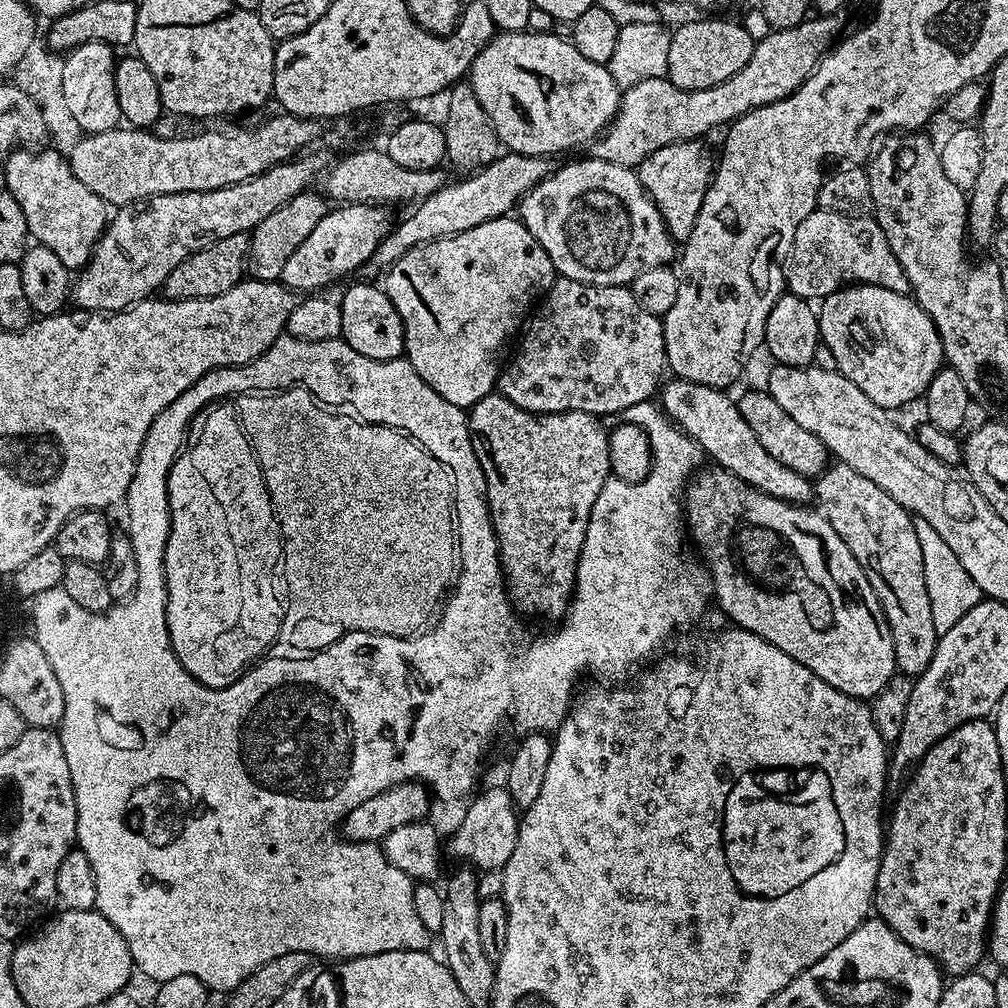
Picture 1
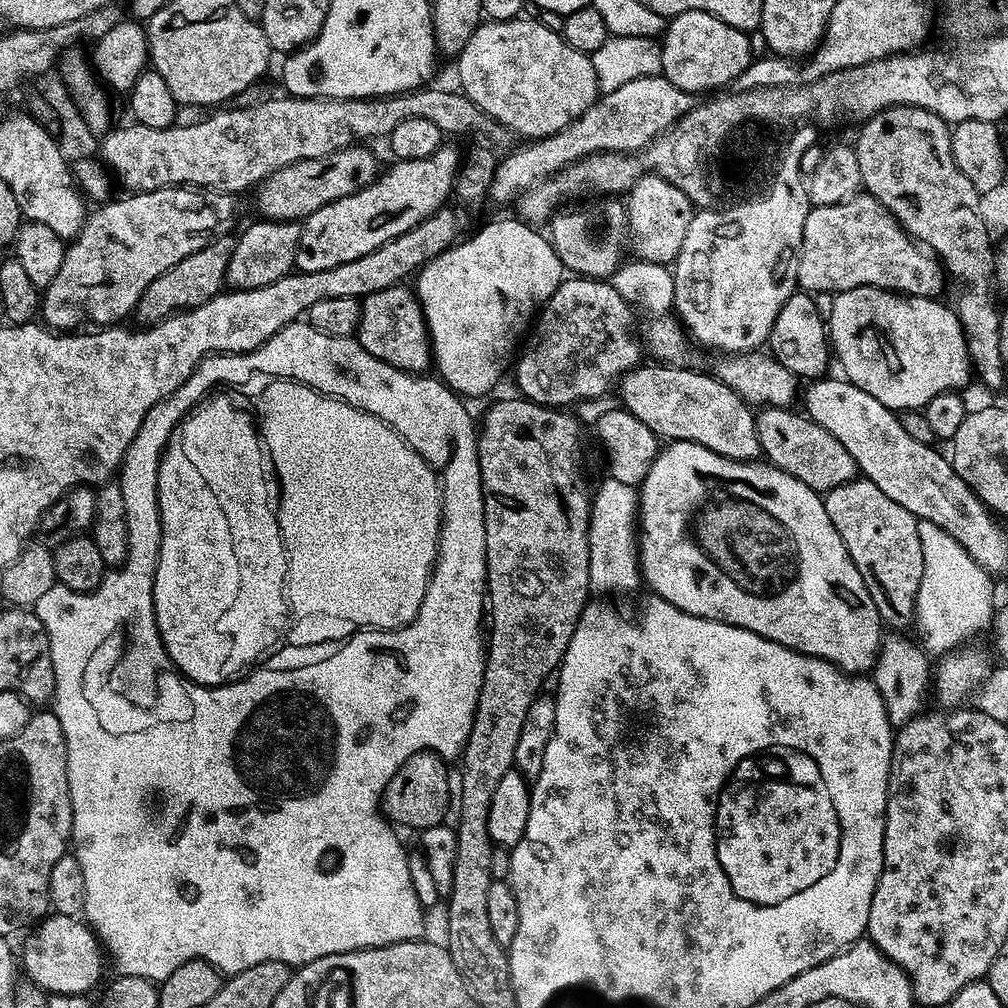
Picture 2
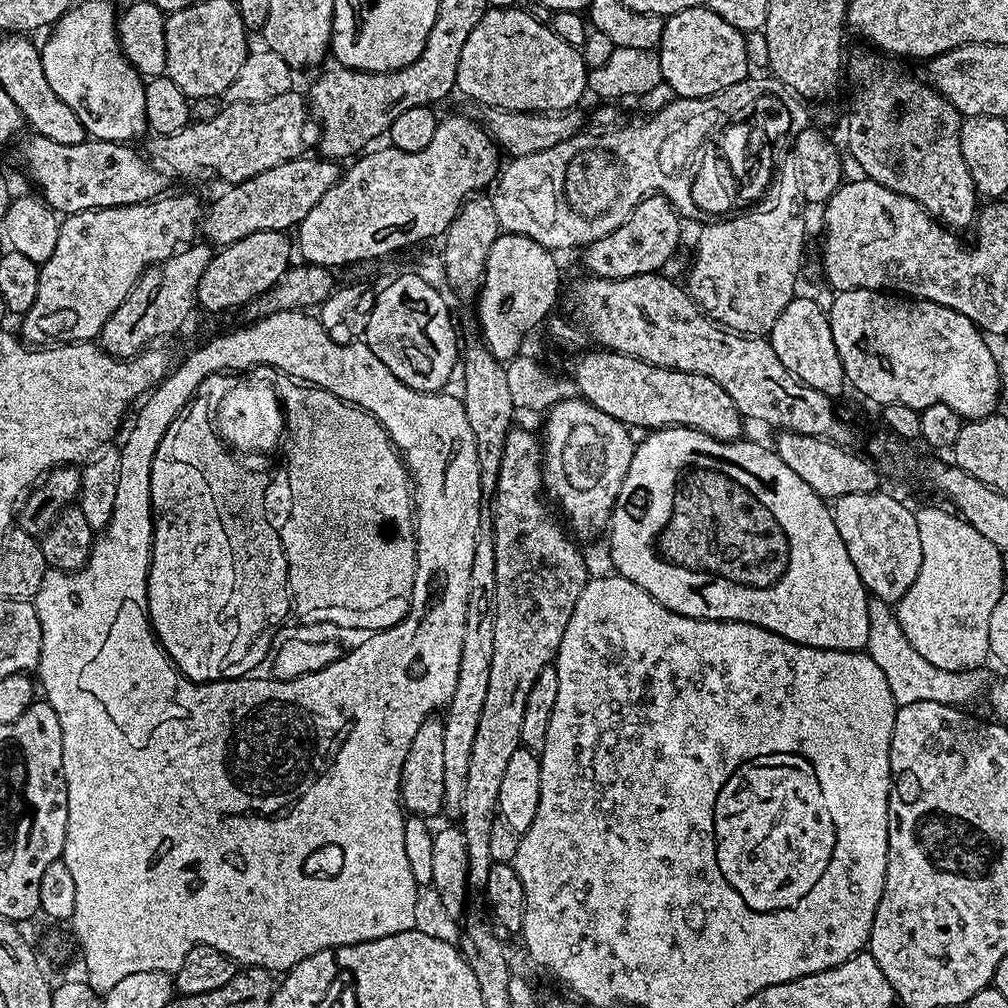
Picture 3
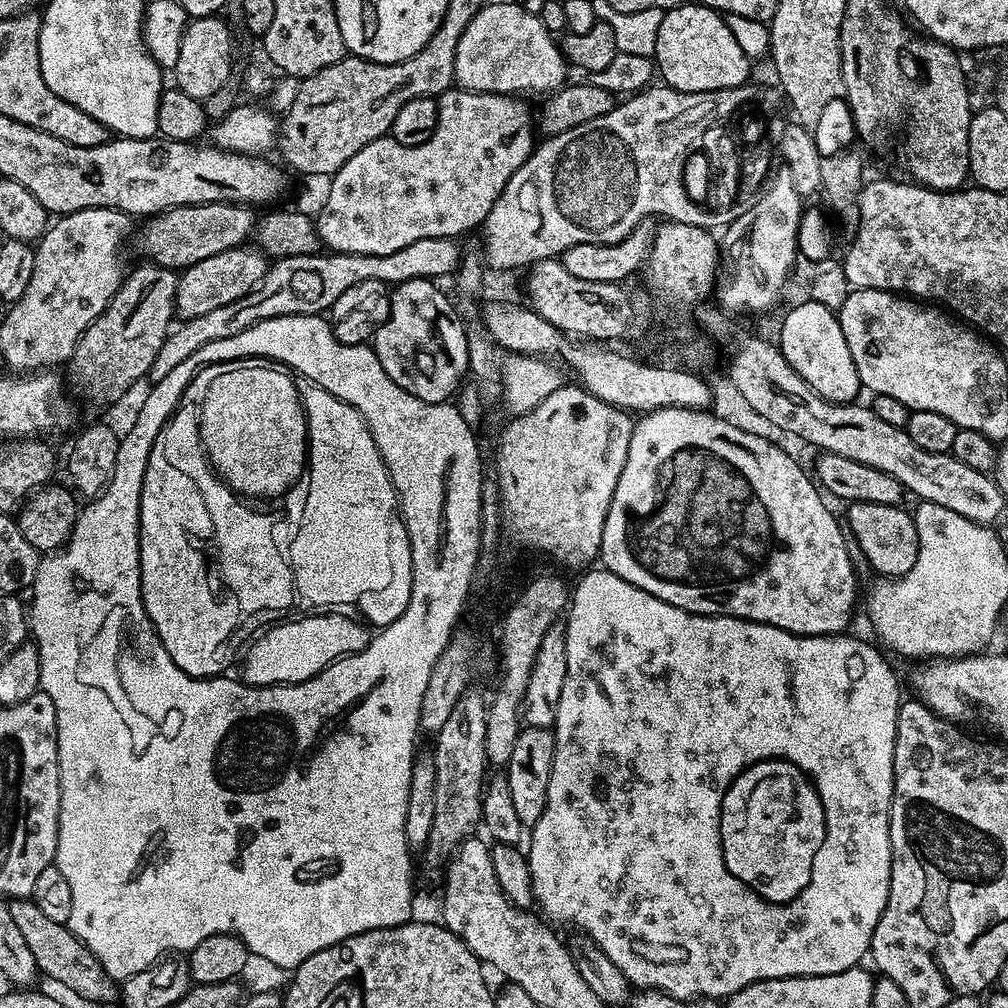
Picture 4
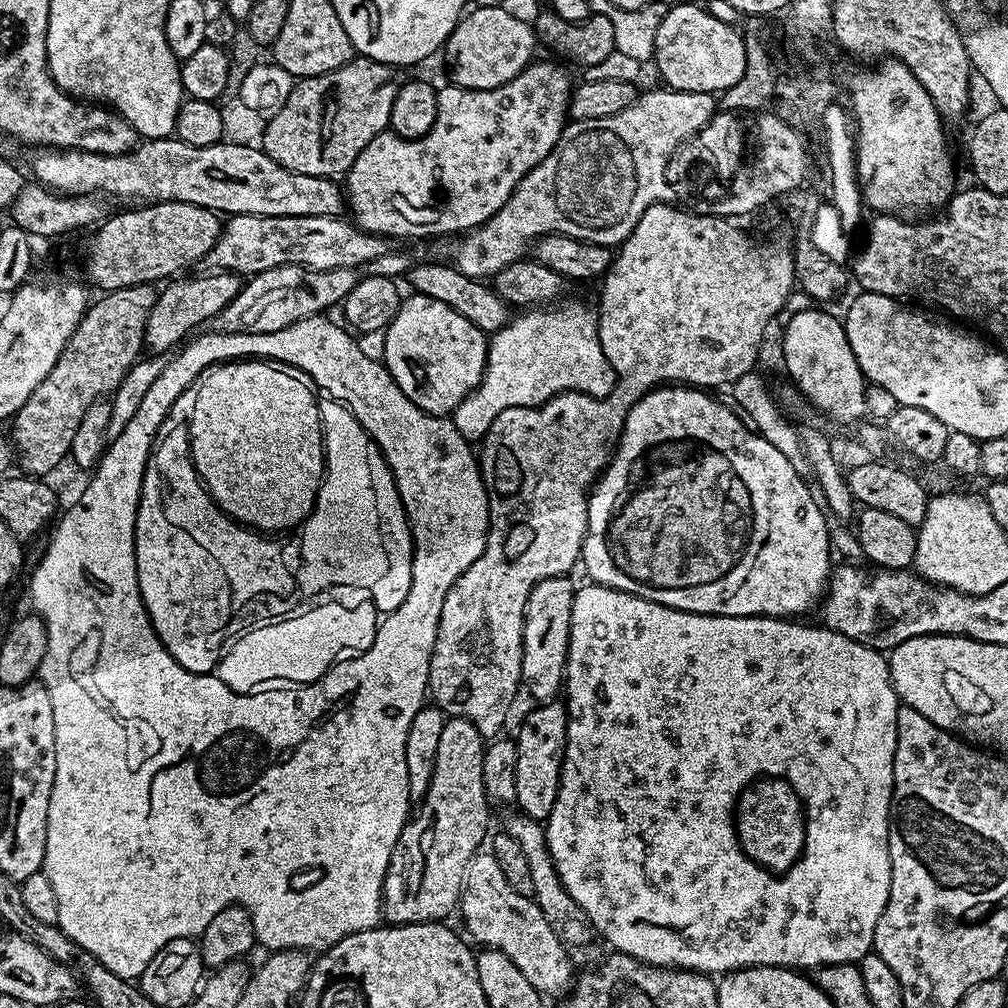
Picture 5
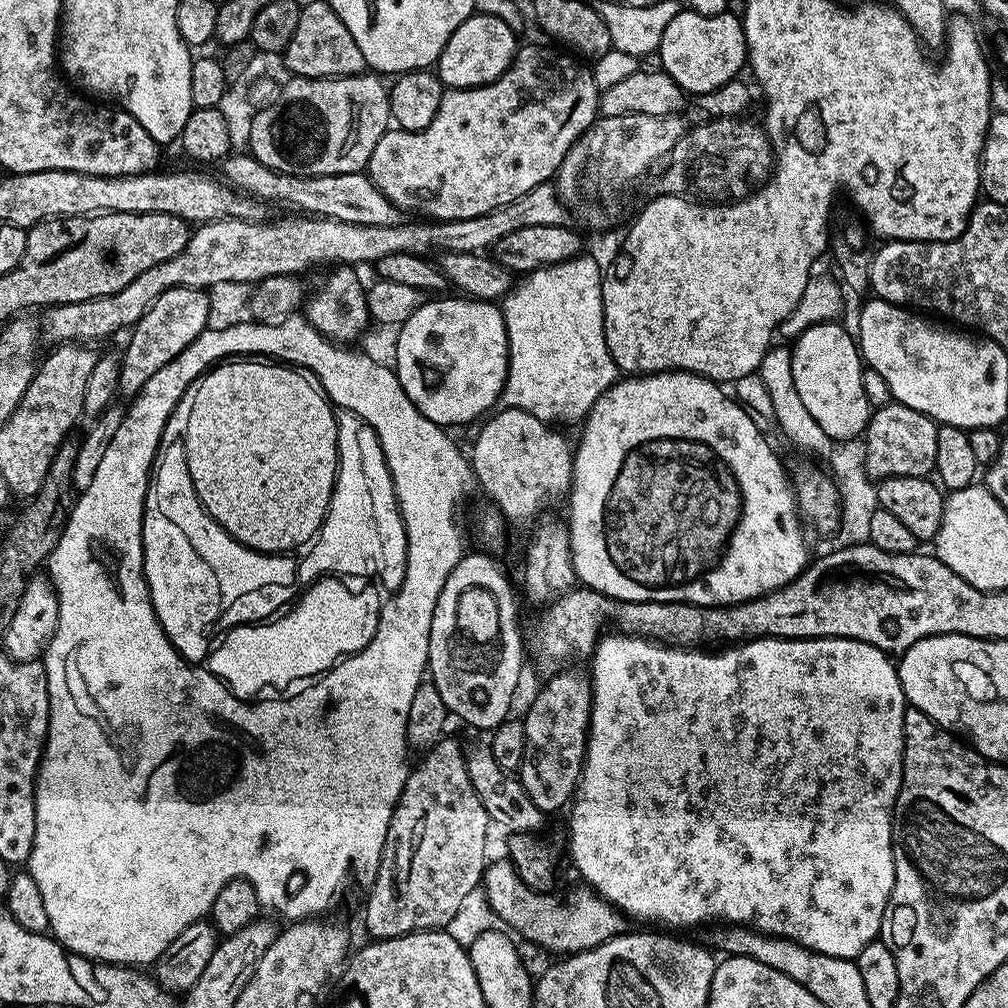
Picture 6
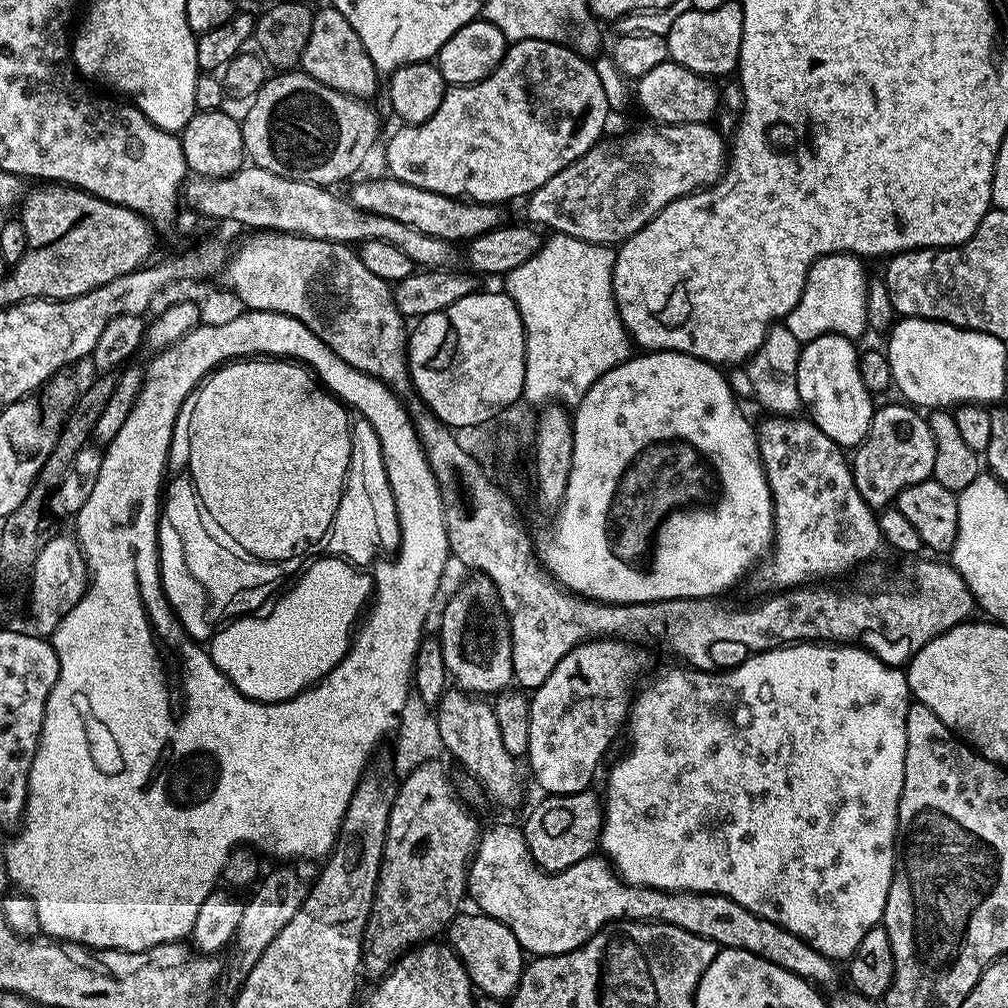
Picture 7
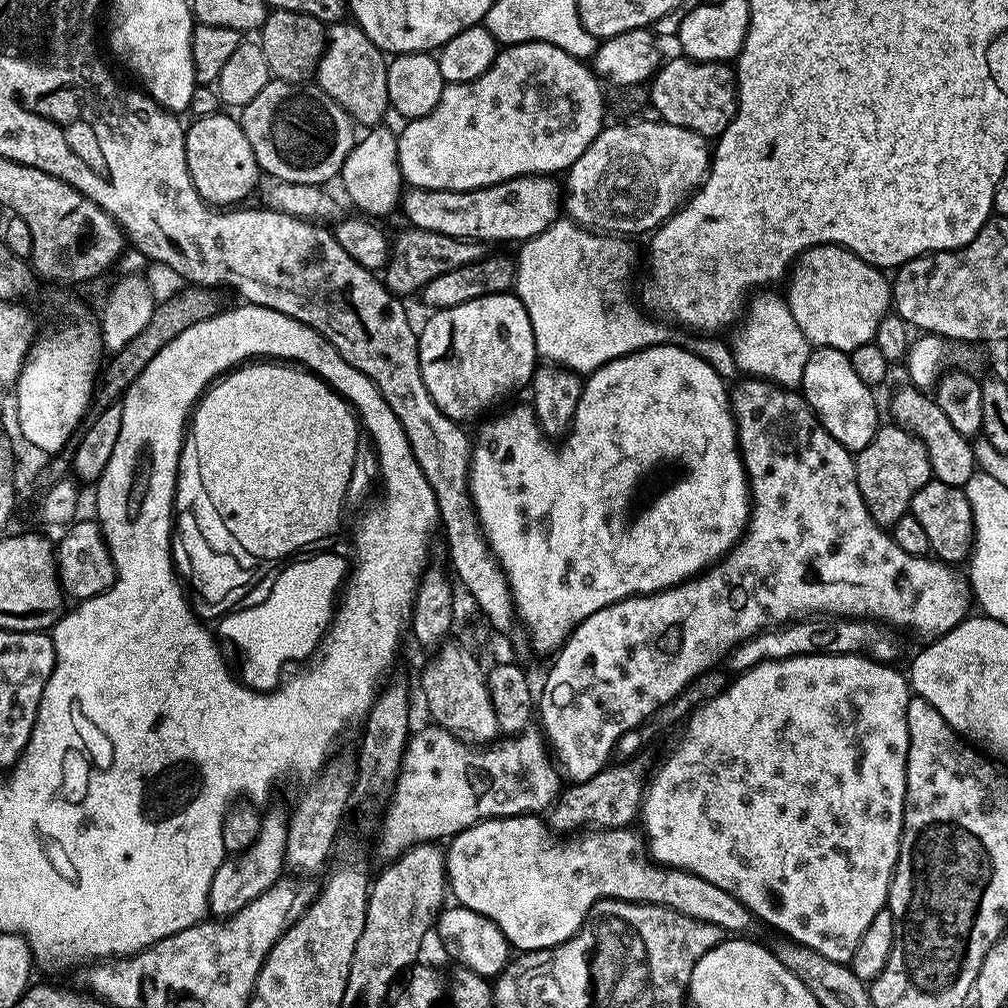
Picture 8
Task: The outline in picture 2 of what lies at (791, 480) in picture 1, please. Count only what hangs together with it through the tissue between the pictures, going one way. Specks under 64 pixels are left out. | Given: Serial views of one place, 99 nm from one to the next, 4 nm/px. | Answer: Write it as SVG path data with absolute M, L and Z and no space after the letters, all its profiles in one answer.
M663 362L641 363L618 385L621 405L653 431L661 441L698 442L735 460L754 460L761 455L753 409L730 386L707 371L678 368Z

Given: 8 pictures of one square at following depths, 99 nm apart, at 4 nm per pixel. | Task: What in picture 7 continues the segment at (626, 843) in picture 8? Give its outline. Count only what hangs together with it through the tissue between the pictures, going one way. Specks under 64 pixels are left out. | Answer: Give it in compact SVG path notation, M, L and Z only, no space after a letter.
M500 824L488 833L479 837L476 851L473 852L468 866L467 895L477 904L483 915L494 918L505 924L518 938L520 947L525 953L537 956L557 956L581 948L589 938L600 929L623 920L643 920L657 924L678 926L682 930L690 930L690 934L698 934L702 938L712 940L720 948L737 948L746 950L758 958L766 958L766 962L774 962L774 966L782 966L782 970L790 970L790 974L801 976L813 986L832 984L836 980L837 961L824 956L814 946L810 946L802 938L790 934L782 926L746 910L746 906L738 906L725 896L715 896L712 892L663 892L657 888L636 888L626 884L616 875L615 868L603 855L593 854L582 862L574 862L561 872L544 872L532 860L528 847L524 842L523 831L519 827L511 828L508 824Z

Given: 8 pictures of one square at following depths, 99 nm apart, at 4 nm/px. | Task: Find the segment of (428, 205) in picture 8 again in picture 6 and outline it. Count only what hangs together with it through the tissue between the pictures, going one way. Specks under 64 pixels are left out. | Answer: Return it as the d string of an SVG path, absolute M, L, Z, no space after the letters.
M229 154L219 165L219 175L224 183L233 188L255 196L269 205L280 203L288 208L298 208L298 212L323 218L341 220L358 226L394 226L405 223L405 213L364 172L350 174L326 174L325 176L291 176L285 172L270 170L262 166L251 154Z

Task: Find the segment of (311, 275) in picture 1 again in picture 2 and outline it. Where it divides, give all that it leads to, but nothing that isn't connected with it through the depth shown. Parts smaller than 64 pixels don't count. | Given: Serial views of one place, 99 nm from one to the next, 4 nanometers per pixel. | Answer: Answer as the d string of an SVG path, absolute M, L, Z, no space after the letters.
M442 146L434 154L430 154L430 158L396 160L385 172L383 169L370 186L360 188L354 194L346 194L346 198L338 198L338 202L322 206L322 210L314 210L314 214L310 214L308 219L303 221L300 229L295 267L302 272L331 270L334 266L342 266L342 262L354 262L354 258L370 254L370 250L378 250L378 246L390 242L390 238L398 238L398 234L406 234L406 230L414 230L418 222L430 218L430 214L449 203L461 159L461 149Z

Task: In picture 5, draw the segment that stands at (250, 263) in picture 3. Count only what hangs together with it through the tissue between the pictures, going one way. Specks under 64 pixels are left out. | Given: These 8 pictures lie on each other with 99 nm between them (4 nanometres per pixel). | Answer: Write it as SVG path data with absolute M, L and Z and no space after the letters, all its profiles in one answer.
M209 271L204 275L208 276L175 277L165 283L164 290L159 291L144 331L144 344L149 351L162 354L172 347L175 349L199 329L196 328L199 324L207 325L212 321L214 314L223 310L242 287L241 277L234 272Z

